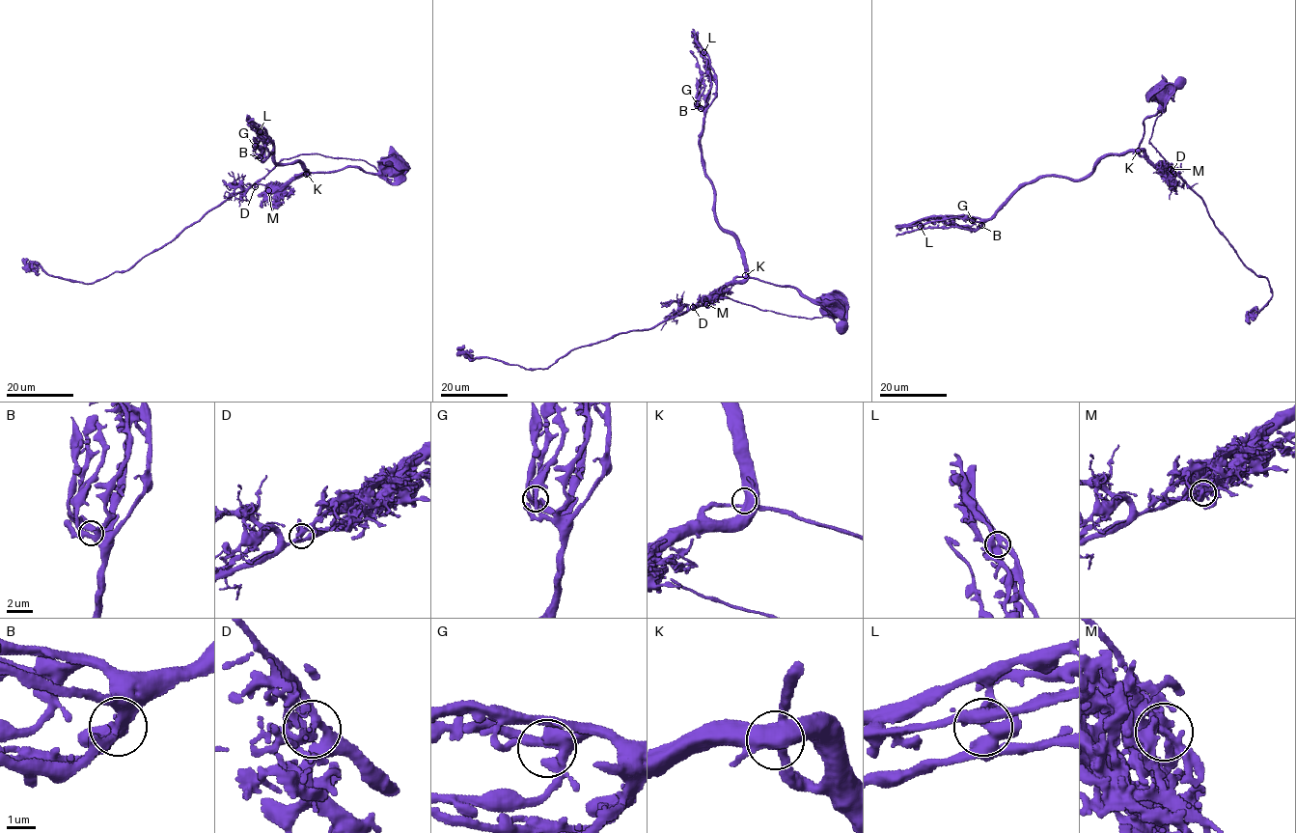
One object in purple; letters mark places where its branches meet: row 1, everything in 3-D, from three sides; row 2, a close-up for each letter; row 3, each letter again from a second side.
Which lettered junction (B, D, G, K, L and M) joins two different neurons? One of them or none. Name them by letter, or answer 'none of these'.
D

